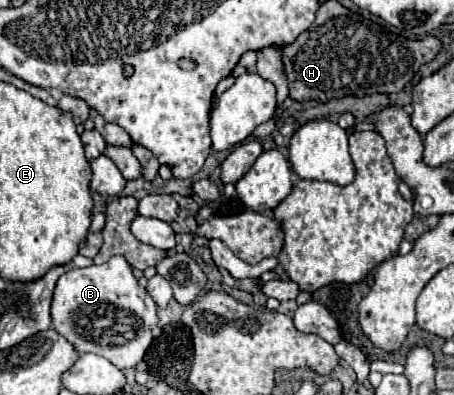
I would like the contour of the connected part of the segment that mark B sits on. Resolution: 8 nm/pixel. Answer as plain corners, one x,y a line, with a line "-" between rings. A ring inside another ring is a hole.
112,256
102,266
72,268
58,278
52,300
52,326
64,334
78,352
92,352
110,360
116,368
138,366
152,344
152,328
158,324
158,306
140,288
124,256

